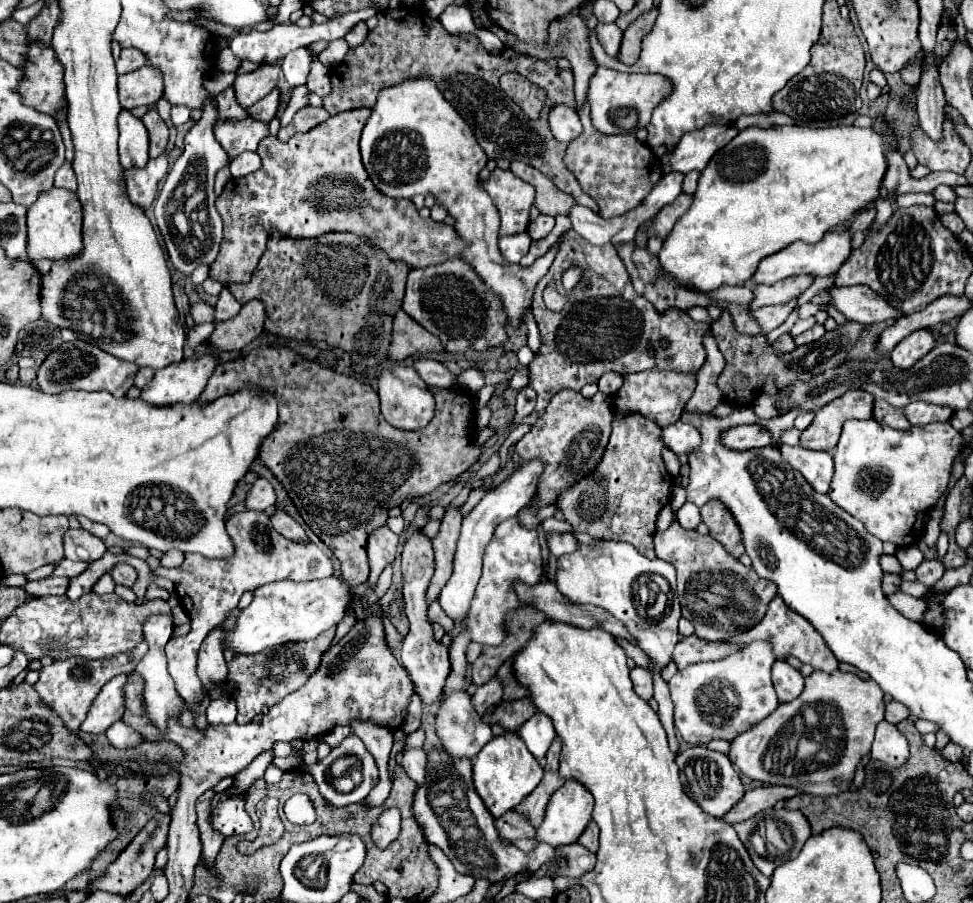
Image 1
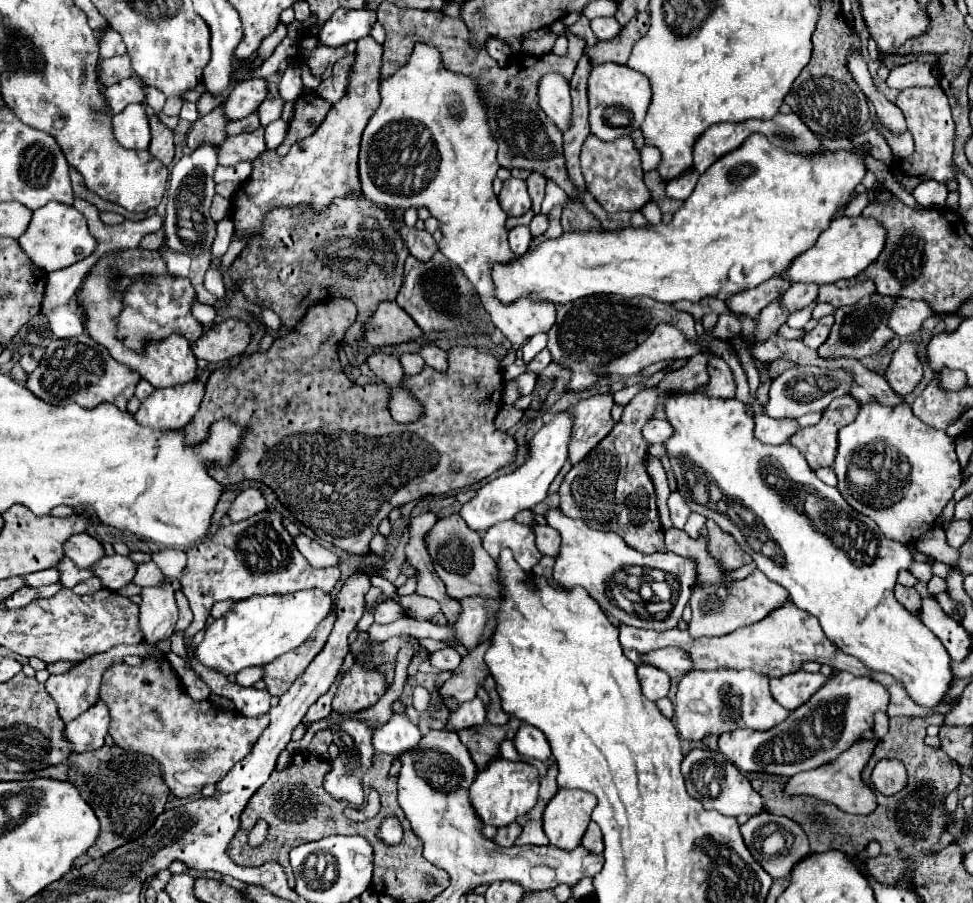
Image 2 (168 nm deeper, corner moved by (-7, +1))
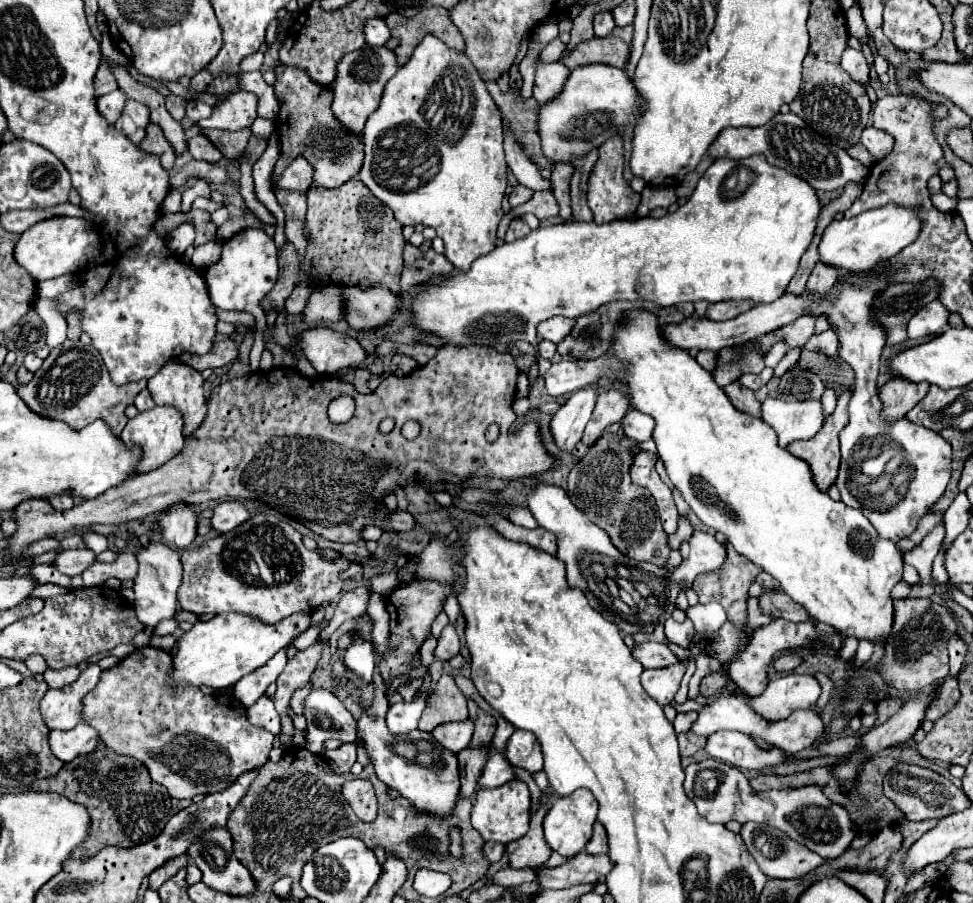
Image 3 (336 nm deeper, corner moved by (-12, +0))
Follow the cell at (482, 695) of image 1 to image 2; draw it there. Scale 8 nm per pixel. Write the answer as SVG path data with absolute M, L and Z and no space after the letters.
M479 697L463 703L457 711L453 711L449 715L449 721L447 721L447 729L453 729L453 731L459 731L463 727L471 727L471 725L481 725L485 721L485 705Z

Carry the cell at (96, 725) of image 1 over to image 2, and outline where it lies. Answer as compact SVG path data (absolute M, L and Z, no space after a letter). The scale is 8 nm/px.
M97 701L91 709L69 721L65 727L65 735L71 743L71 751L81 753L89 749L99 749L105 743L109 719L111 715L107 713L107 705L103 705L103 701Z

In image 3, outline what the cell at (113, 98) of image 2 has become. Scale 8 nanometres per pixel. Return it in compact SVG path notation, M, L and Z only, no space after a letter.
M114 90L114 92L106 94L106 96L100 96L96 100L96 108L104 116L104 120L108 120L108 124L114 124L122 114L124 102L126 102L126 94L122 94L120 90Z

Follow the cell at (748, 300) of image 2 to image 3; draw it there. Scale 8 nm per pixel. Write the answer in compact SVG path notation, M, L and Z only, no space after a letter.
M728 300L728 302L716 302L716 304L710 304L708 310L706 310L706 318L708 320L714 320L714 322L720 322L720 320L730 320L730 318L736 318L738 314L746 312L748 308L752 308L754 302L750 300Z

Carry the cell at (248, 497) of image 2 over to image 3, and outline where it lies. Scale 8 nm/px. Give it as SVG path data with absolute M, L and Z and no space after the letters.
M226 500L226 502L222 502L222 504L218 504L214 508L210 524L212 524L212 530L220 534L220 532L234 530L242 522L246 522L248 518L250 518L250 514L248 514L248 510L244 508L242 502L238 502L238 500Z

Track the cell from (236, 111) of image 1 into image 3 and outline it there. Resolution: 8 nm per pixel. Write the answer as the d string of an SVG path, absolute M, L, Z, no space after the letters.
M196 134L194 138L190 138L188 150L190 150L192 158L204 160L204 162L210 162L210 164L214 164L214 162L218 162L222 158L220 150L208 138L204 138L202 134Z

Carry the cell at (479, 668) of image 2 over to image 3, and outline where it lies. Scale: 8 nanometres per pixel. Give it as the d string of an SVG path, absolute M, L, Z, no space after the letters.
M442 676L434 688L434 692L426 700L426 708L422 712L418 730L430 732L446 722L462 722L468 718L466 696L458 690L452 676Z

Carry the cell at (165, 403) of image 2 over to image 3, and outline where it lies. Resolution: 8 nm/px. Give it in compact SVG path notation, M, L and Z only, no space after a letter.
M156 406L156 408L148 410L148 412L140 412L138 416L134 416L124 426L120 438L122 438L122 442L126 446L138 446L142 450L140 462L136 464L136 474L144 474L144 472L156 470L158 466L162 466L164 462L174 458L184 448L182 418L178 414L178 410L174 410L172 406Z

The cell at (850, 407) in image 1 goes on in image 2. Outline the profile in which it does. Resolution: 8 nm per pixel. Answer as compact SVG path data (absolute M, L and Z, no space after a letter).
M843 395L823 411L823 417L817 425L799 429L791 443L801 451L811 469L831 467L837 455L837 433L843 425L855 421L859 413L859 401L851 395Z

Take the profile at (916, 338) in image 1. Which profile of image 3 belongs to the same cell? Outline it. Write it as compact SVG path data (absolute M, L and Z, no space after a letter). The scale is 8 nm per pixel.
M900 378L888 380L878 390L878 396L882 400L884 420L892 424L892 422L904 418L908 414L908 410L912 410L912 406L916 406L926 396L928 388L930 388L928 382L912 384L912 382L904 382Z

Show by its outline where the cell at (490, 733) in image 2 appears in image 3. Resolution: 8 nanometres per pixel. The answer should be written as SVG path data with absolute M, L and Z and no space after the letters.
M464 748L458 754L460 760L460 798L472 798L476 790L476 778L486 764L488 748Z

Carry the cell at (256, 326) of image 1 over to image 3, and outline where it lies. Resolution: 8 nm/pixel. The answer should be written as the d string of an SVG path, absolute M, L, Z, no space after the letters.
M226 338L226 340L222 340L222 342L214 342L212 350L210 350L208 354L204 354L204 356L182 354L182 356L176 358L176 360L188 364L190 368L194 368L194 370L198 370L198 372L202 372L202 370L206 370L206 368L226 366L228 362L236 360L236 356L238 356L238 346L236 346L230 338Z

